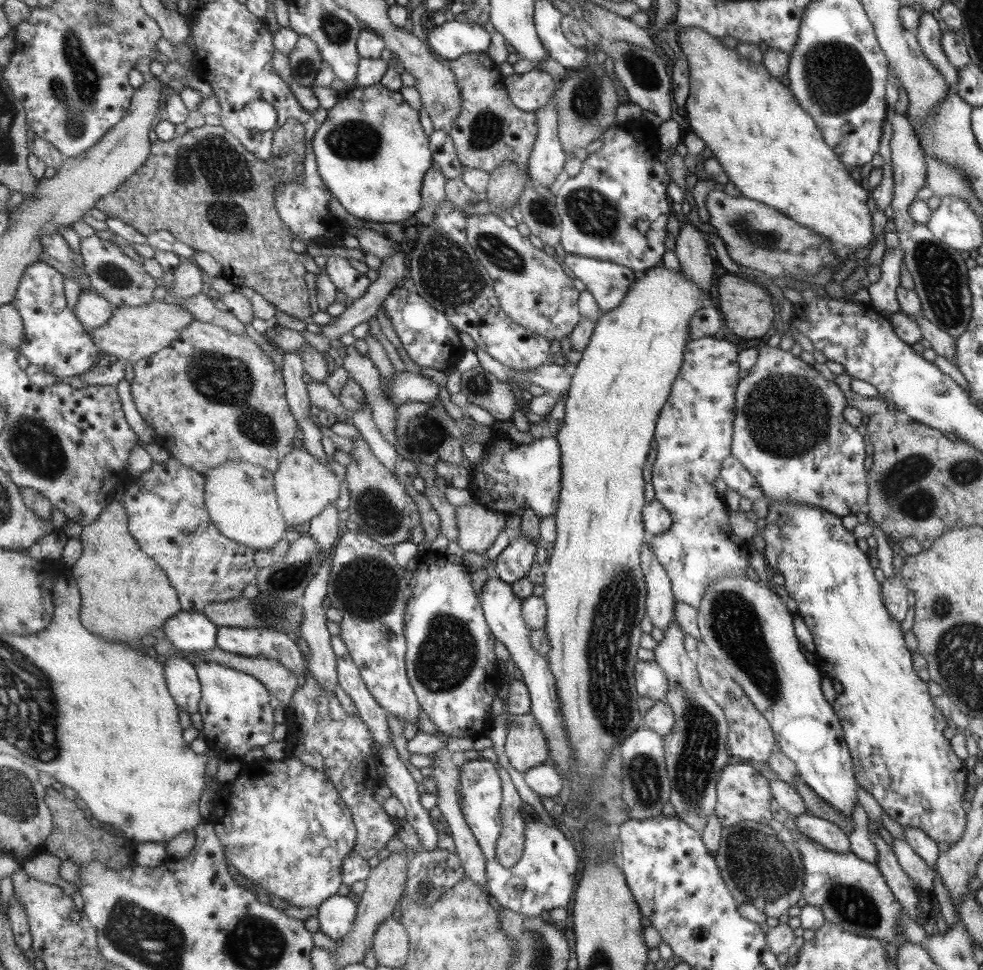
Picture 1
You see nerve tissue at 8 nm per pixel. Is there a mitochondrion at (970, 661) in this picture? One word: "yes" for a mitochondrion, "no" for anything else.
yes

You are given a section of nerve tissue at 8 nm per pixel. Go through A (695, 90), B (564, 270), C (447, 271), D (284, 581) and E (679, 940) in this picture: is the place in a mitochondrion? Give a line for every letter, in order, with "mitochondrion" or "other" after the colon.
A: other
B: other
C: mitochondrion
D: mitochondrion
E: other

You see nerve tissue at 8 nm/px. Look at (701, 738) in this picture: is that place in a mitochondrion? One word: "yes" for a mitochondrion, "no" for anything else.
yes

